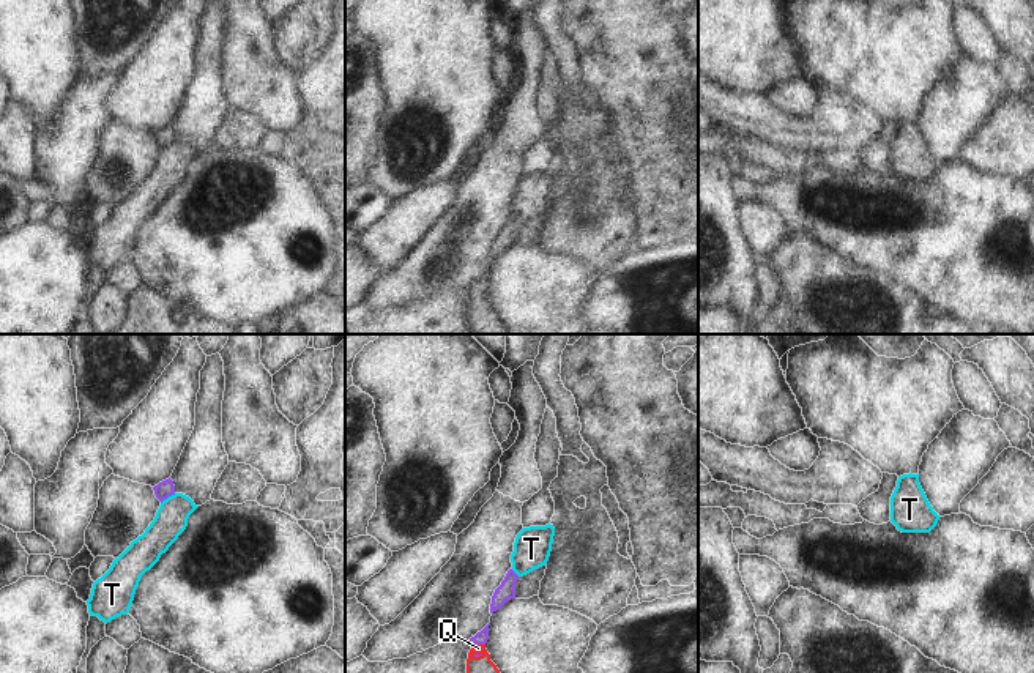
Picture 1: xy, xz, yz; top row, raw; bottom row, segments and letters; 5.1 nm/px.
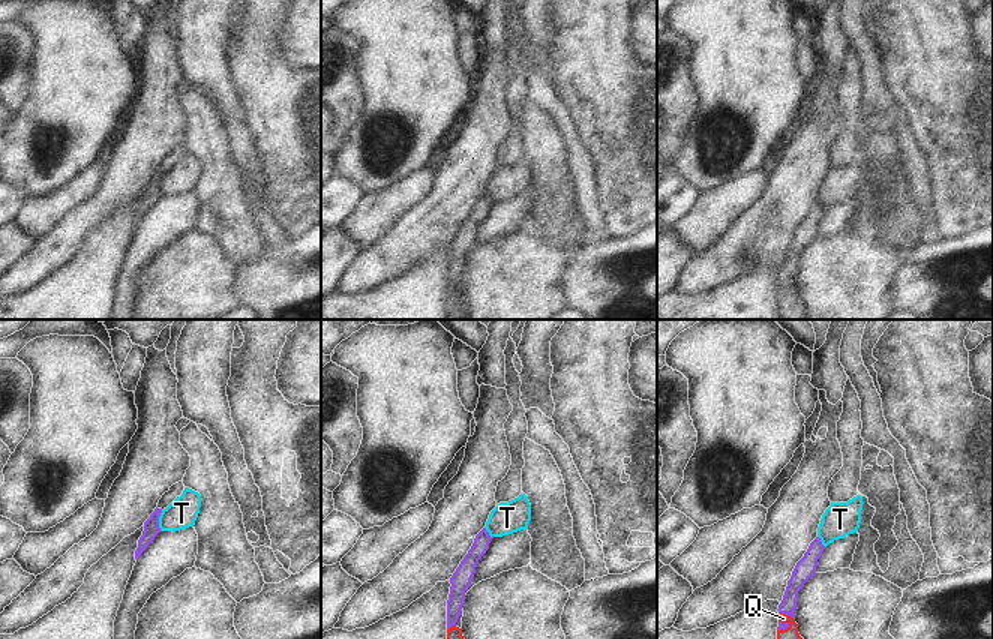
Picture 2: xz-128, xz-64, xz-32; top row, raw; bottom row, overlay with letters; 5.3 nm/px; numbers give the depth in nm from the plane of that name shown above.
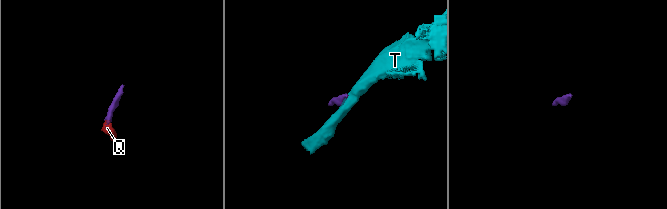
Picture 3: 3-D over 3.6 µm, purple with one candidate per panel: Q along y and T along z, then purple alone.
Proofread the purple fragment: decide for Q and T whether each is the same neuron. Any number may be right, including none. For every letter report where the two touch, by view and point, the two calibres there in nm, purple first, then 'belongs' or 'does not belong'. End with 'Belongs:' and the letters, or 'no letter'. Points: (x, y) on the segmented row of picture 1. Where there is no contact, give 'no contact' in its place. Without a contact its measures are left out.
Q: xz (478, 643) | 70/90 nm | belongs
T: xy (167, 497) | 90/170 nm | does not belong
Belongs: Q

